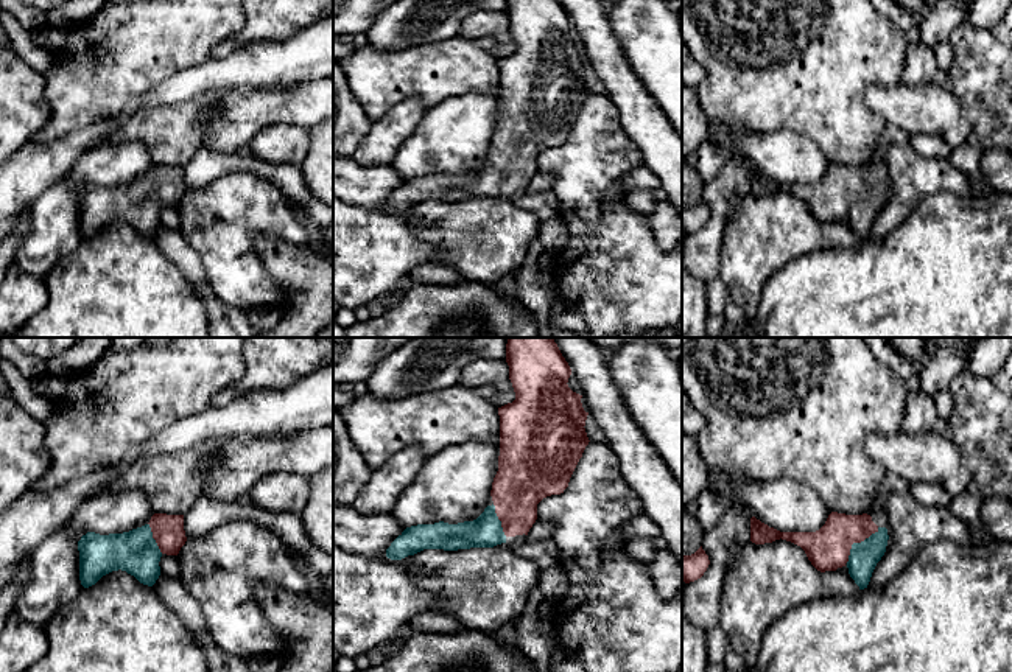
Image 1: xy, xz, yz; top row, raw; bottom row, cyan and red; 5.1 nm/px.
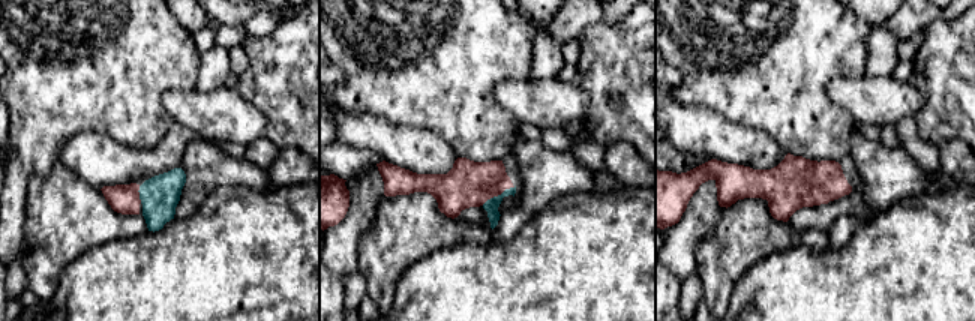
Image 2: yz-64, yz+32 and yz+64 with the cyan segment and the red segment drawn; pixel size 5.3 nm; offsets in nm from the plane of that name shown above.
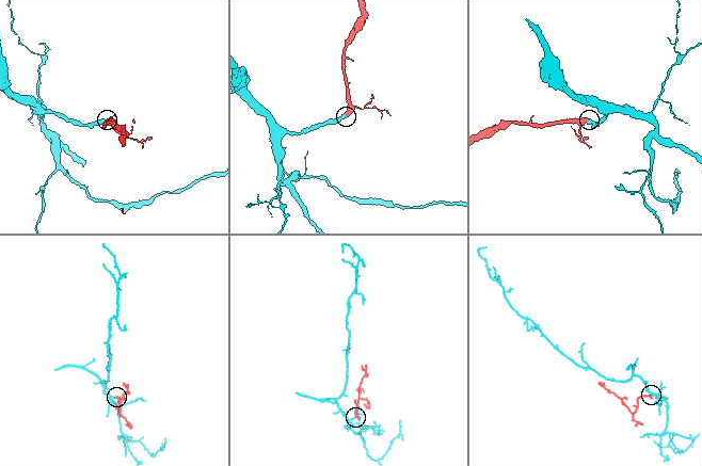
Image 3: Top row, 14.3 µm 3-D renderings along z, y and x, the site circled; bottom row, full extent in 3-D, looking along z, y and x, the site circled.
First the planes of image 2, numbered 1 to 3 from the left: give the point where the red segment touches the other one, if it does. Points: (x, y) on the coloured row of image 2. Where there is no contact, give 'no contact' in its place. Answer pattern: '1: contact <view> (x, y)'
1: contact yz-64 (140, 195)
2: contact yz+32 (498, 195)
3: no contact

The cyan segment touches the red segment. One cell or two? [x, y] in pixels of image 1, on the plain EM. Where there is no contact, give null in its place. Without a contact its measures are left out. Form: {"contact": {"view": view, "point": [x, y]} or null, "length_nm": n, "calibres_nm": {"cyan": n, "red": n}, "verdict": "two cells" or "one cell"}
{"contact": {"view": "yz", "point": [857, 195]}, "length_nm": 260, "calibres_nm": {"cyan": 150, "red": 220}, "verdict": "one cell"}

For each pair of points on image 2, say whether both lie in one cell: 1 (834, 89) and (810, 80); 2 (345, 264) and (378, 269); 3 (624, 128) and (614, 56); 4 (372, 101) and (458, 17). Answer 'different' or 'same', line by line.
1: different
2: different
3: same
4: same

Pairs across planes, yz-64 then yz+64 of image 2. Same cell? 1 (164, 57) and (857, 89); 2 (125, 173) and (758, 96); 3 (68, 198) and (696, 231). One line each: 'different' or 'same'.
1: different
2: different
3: different

